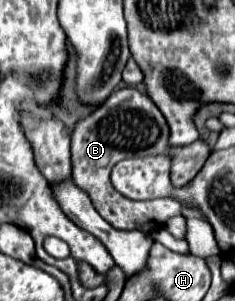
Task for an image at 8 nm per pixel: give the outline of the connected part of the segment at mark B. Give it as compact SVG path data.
M122 88L114 92L90 116L76 122L70 134L70 142L72 142L72 180L74 184L78 184L78 188L86 190L98 214L114 228L140 230L146 234L164 228L168 218L178 216L180 202L174 200L172 196L144 200L144 202L136 202L136 200L122 196L120 192L114 190L110 182L110 170L114 168L114 164L124 158L132 158L132 156L166 154L172 158L172 166L170 166L172 184L174 188L182 188L198 174L198 170L204 166L206 156L210 152L208 144L202 140L188 144L188 146L170 148L168 146L168 126L166 126L162 112L154 106L154 102L146 94L140 94L136 88Z

